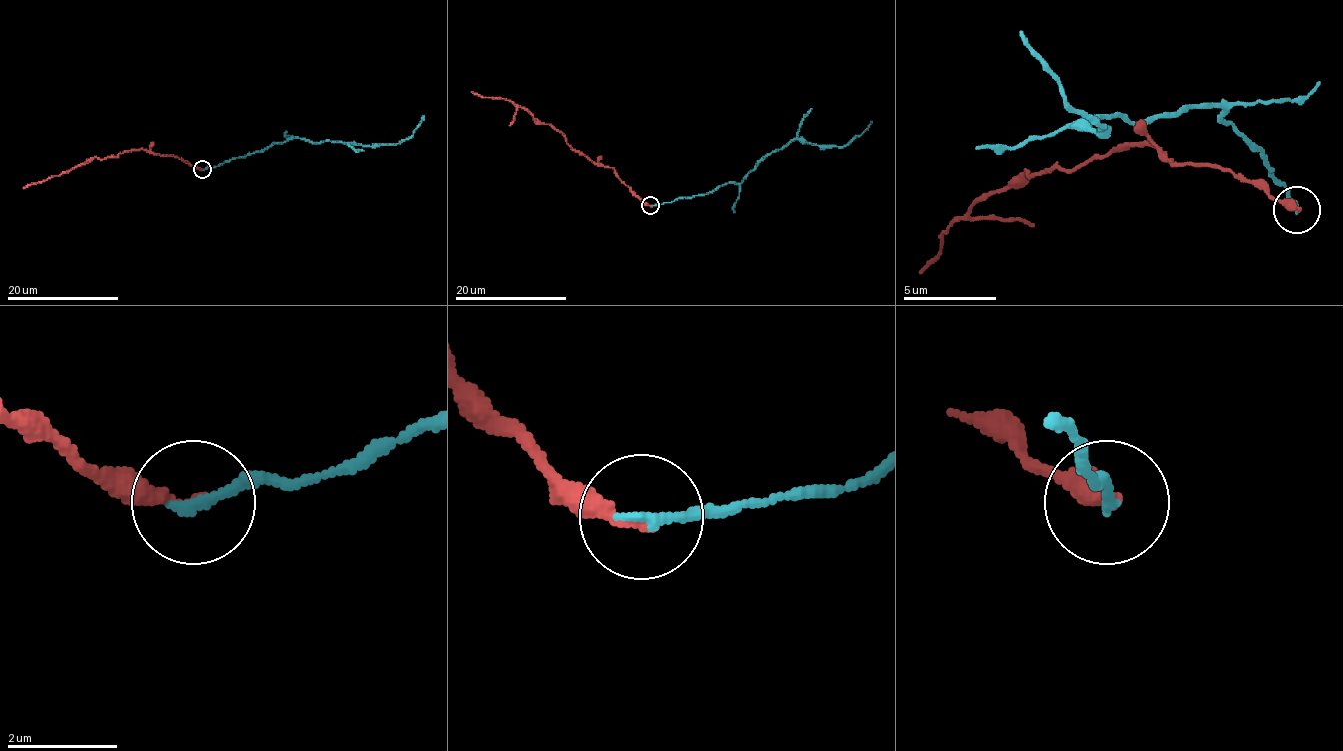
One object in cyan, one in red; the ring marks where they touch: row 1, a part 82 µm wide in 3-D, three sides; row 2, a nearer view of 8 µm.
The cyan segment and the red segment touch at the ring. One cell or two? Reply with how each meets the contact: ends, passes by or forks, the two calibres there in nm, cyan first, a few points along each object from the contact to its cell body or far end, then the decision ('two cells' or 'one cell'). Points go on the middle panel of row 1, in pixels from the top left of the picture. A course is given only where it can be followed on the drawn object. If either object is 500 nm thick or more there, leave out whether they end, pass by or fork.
cyan ends; red ends; calibres 200 and 240 nm; course cyan (650, 205), (712, 192), (721, 185), (742, 181), (767, 155), (782, 149), (795, 139), (844, 146), (872, 121); course red (650, 205), (611, 167), (594, 164), (548, 124), (538, 122), (506, 99), (482, 97), (471, 92); two cells

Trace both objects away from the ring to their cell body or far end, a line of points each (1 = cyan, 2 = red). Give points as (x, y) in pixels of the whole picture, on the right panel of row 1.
1: (1297, 208), (1218, 106), (1130, 120), (1111, 115), (1079, 125), (1097, 134), (1102, 129), (1060, 92), (1018, 32)
2: (1297, 208), (1218, 167), (1125, 143), (1065, 171), (1023, 171), (944, 232), (939, 255), (921, 274)

